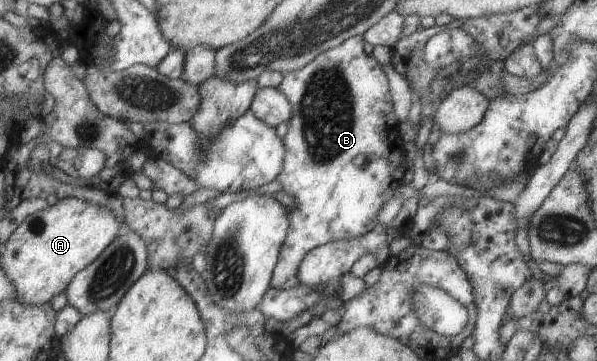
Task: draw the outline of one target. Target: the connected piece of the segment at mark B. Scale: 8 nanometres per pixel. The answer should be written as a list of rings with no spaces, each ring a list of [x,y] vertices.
[[[352,36],[345,39],[340,45],[331,47],[325,52],[319,53],[316,57],[313,57],[312,61],[309,61],[304,67],[283,74],[283,79],[276,87],[290,102],[291,116],[288,120],[287,132],[281,139],[285,149],[283,166],[275,179],[280,181],[282,191],[294,198],[296,209],[287,211],[289,226],[279,251],[278,261],[273,267],[270,280],[270,286],[272,287],[285,290],[297,286],[299,284],[299,279],[297,278],[298,264],[304,255],[312,248],[336,240],[355,238],[363,233],[369,232],[377,223],[375,217],[380,207],[382,207],[382,203],[392,197],[392,192],[397,185],[403,184],[401,173],[405,171],[407,160],[400,158],[403,149],[403,141],[400,139],[400,129],[398,127],[400,122],[393,114],[393,101],[389,94],[386,74],[382,71],[381,65],[371,56],[371,54],[364,53],[364,49],[362,48],[363,43],[362,36]]]

